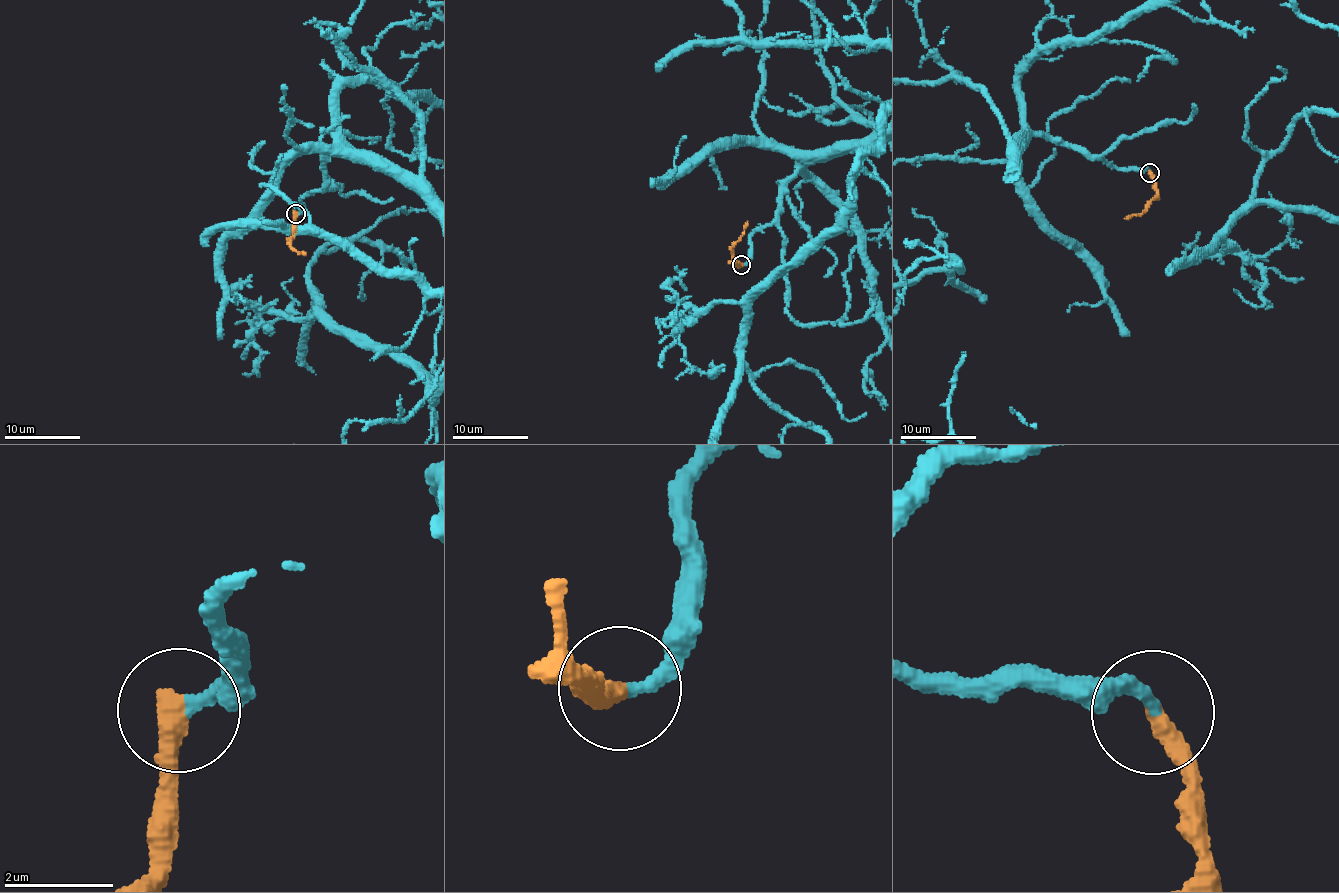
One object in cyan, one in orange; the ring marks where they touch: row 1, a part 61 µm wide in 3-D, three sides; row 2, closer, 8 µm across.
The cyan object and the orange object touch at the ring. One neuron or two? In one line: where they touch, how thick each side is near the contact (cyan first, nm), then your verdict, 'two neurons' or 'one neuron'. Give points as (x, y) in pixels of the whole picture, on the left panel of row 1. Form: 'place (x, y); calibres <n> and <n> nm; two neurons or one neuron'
place (296, 214); calibres 240 and 400 nm; one neuron

